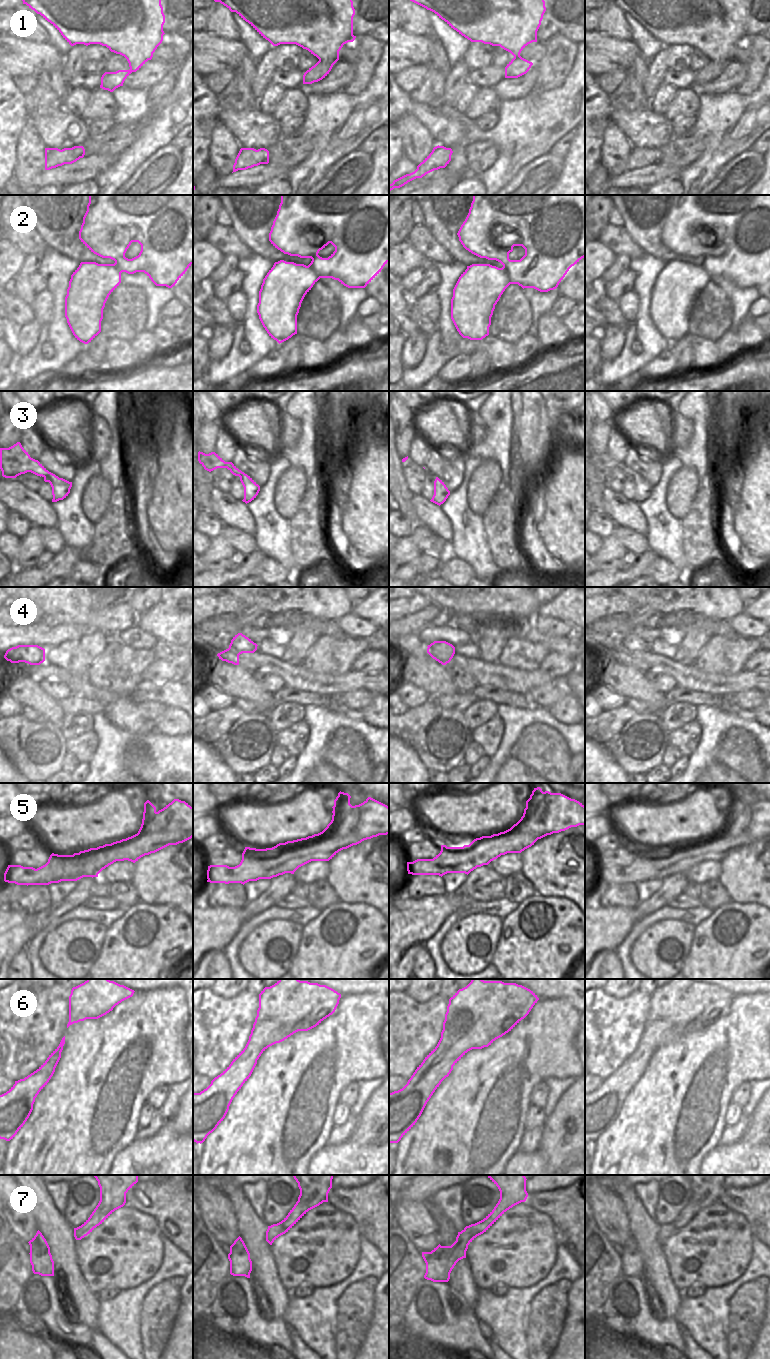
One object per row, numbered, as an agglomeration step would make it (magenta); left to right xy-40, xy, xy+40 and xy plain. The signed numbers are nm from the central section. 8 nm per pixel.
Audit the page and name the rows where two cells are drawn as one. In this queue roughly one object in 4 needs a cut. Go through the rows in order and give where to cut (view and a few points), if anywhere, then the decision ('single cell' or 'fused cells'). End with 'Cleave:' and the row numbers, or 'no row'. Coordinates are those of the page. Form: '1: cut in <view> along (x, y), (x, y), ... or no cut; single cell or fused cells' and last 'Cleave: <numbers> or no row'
1: no cut; single cell
2: no cut; single cell
3: no cut; single cell
4: no cut; single cell
5: cut in xy-40 along (192, 830), (161, 830), (144, 834), (137, 833); fused cells
6: no cut; single cell
7: no cut; single cell
Cleave: 5

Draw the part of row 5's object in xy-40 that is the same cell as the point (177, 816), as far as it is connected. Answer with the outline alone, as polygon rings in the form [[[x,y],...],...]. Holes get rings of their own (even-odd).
[[[174,799],[157,812],[156,807],[147,800],[138,834],[161,831],[193,831],[193,807],[185,801]]]

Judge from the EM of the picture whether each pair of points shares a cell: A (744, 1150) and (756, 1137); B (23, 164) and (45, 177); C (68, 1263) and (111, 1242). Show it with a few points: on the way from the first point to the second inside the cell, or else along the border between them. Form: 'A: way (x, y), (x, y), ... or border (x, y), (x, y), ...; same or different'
A: border (739, 1140), (759, 1145); different
B: border (44, 169), (33, 179), (32, 184); different
C: border (75, 1240), (77, 1264), (85, 1280); different

